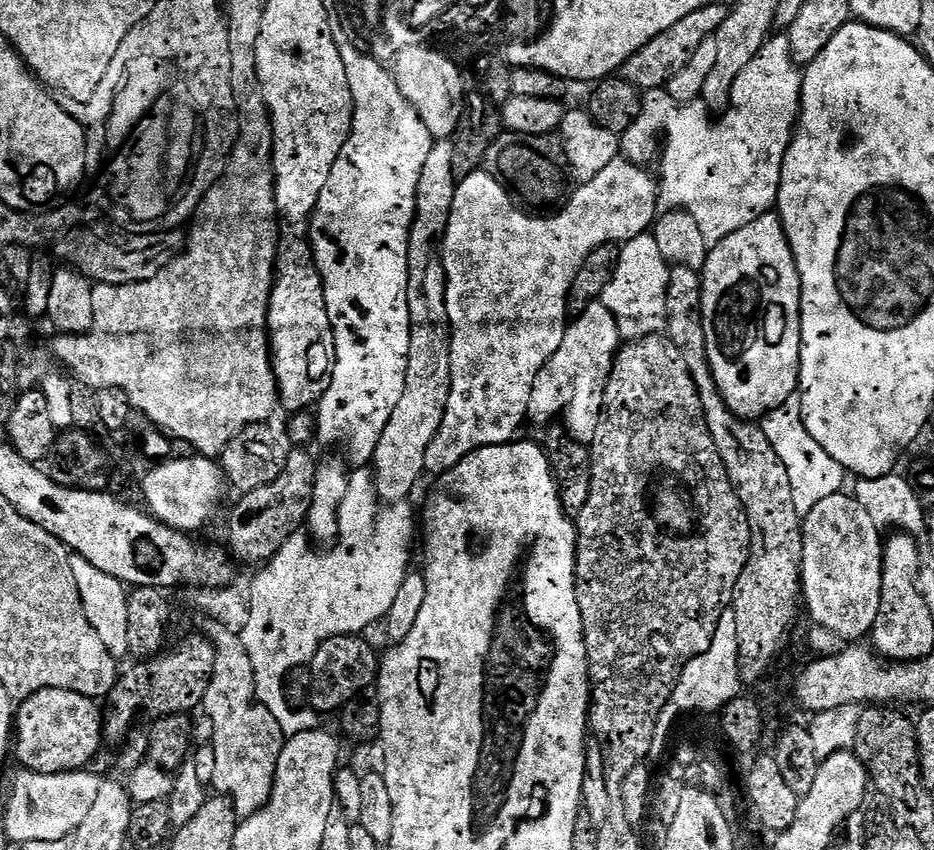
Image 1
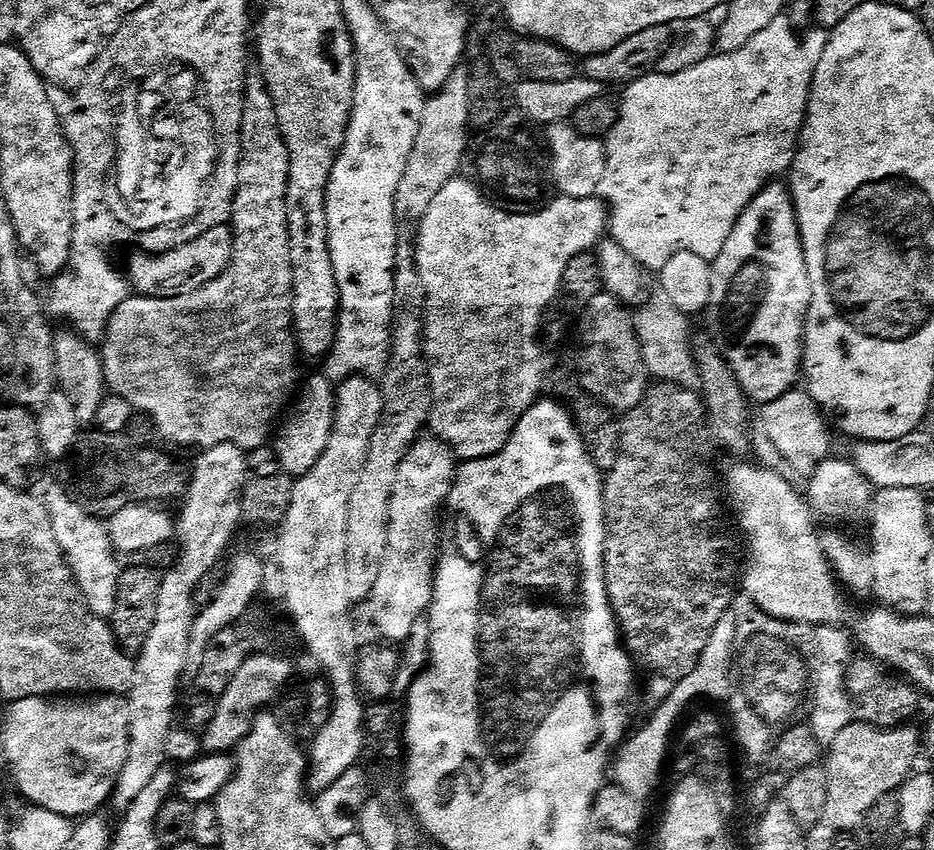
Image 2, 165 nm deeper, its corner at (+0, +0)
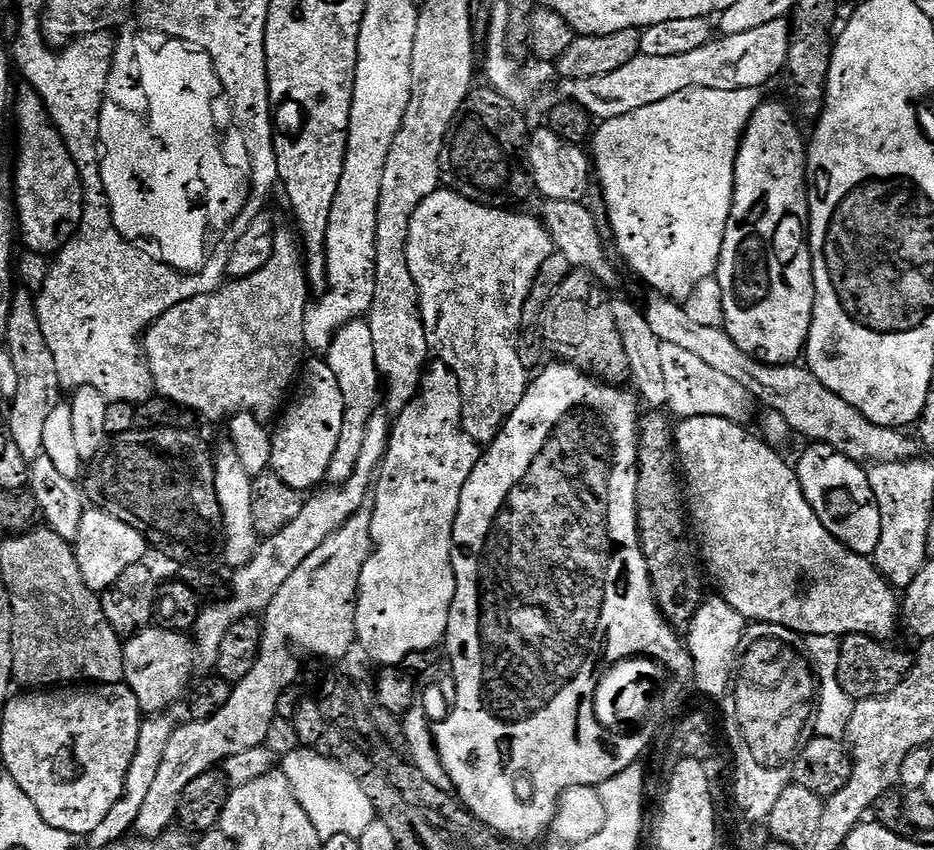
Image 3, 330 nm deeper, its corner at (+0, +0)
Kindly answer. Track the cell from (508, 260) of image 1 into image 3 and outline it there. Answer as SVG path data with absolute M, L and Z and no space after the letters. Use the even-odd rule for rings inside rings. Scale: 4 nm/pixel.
M444 186L434 194L430 194L430 198L426 198L426 202L422 202L422 206L418 206L418 210L414 210L414 214L410 218L410 238L406 246L406 258L410 266L410 274L414 274L414 282L420 291L420 312L424 316L424 329L428 335L429 349L434 353L435 359L437 356L444 363L441 365L450 370L460 383L460 393L462 394L462 422L460 427L477 444L487 446L504 429L505 422L510 418L510 414L514 414L518 402L522 402L522 398L528 389L530 372L529 369L525 368L520 357L521 349L516 348L516 335L522 332L524 322L522 310L528 300L530 290L534 286L538 270L542 270L542 262L546 262L546 258L552 256L554 249L550 234L544 229L543 223L535 215L532 215L533 217L523 216L520 210L491 208L466 198L461 192L457 192L451 187L448 188Z

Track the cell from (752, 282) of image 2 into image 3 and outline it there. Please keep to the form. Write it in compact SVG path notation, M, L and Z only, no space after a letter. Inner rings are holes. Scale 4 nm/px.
M772 100L762 102L752 115L740 140L734 170L734 198L722 254L714 279L722 286L724 331L748 356L764 364L791 364L805 351L812 311L814 310L814 274L812 248L808 244L808 149L806 136L800 133L792 112L784 104Z

